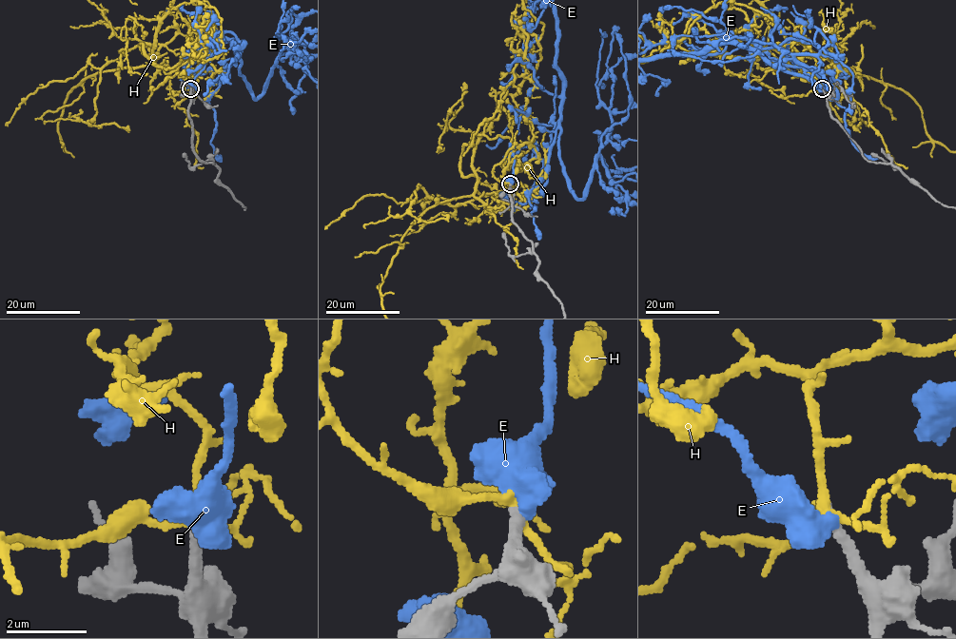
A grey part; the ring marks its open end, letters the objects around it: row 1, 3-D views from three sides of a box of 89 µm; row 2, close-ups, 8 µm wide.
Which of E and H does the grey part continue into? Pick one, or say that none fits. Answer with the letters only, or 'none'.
none

